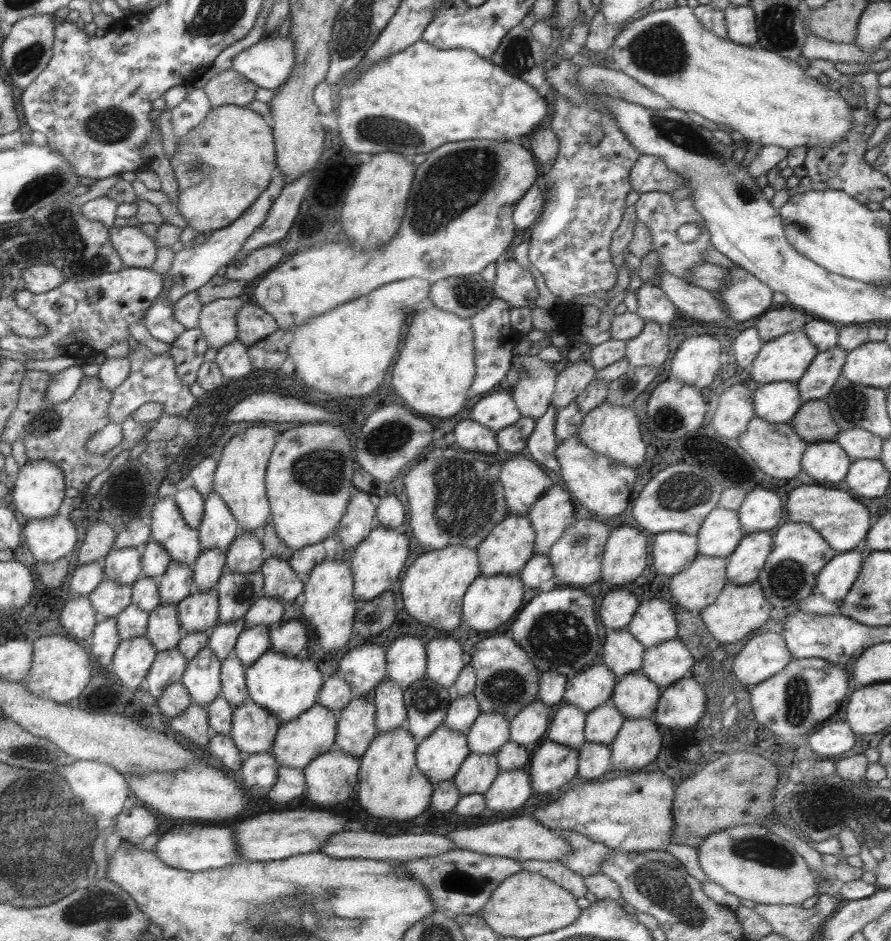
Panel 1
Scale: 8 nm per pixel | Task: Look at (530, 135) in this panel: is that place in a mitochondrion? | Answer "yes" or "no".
no

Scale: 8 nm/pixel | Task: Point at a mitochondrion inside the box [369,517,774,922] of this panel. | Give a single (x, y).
(560, 640)

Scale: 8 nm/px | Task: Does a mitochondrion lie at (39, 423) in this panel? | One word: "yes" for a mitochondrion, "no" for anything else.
yes

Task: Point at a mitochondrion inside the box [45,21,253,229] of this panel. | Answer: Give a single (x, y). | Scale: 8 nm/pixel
(111, 125)

